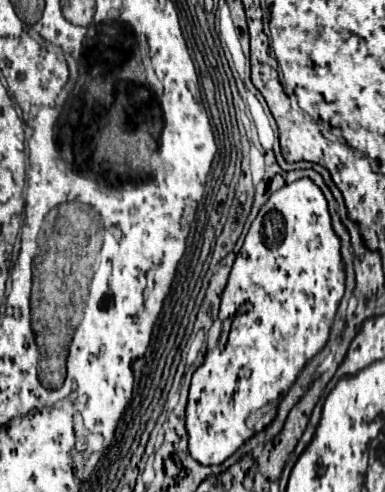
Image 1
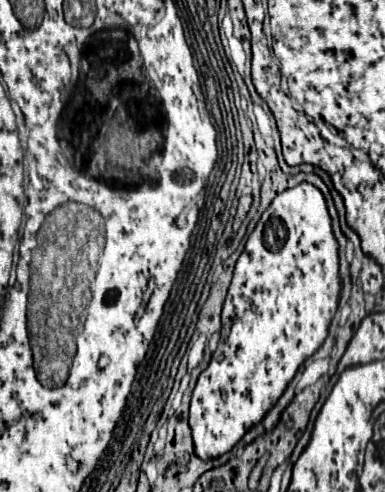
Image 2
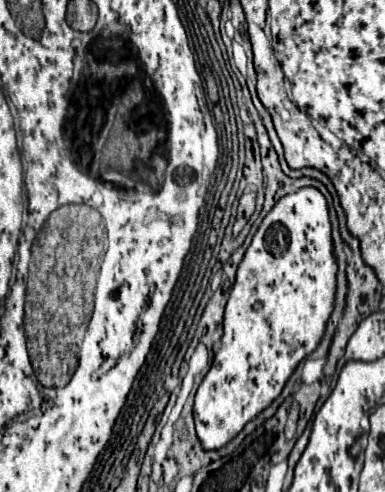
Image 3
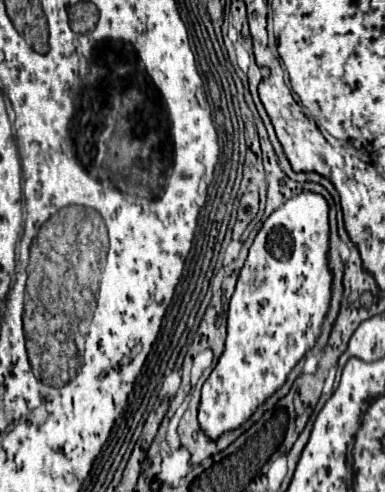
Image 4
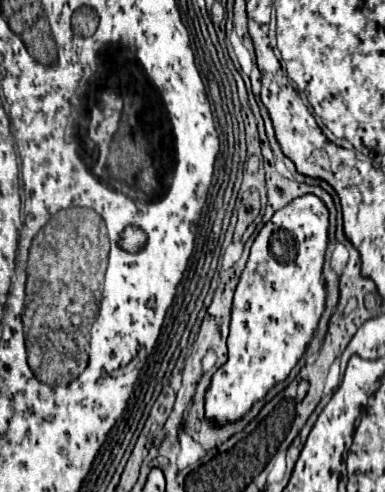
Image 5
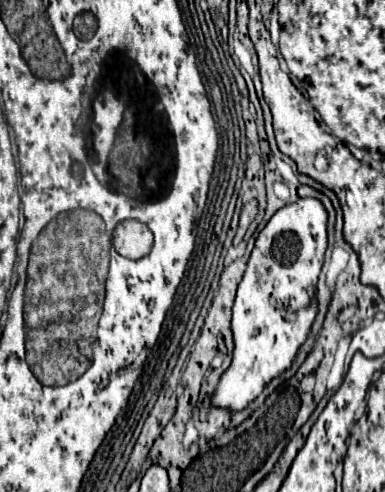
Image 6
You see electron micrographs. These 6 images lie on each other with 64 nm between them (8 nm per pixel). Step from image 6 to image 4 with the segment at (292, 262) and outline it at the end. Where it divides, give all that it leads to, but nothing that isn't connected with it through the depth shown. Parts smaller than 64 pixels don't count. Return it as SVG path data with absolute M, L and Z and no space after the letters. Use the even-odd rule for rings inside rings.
M300 192L298 196L286 200L266 218L260 232L256 234L228 306L228 336L224 352L204 382L200 394L198 424L212 442L216 442L224 432L242 426L260 404L264 404L276 390L280 390L280 386L284 386L290 370L316 344L322 322L330 308L332 294L328 236L328 202L322 194L316 192Z

